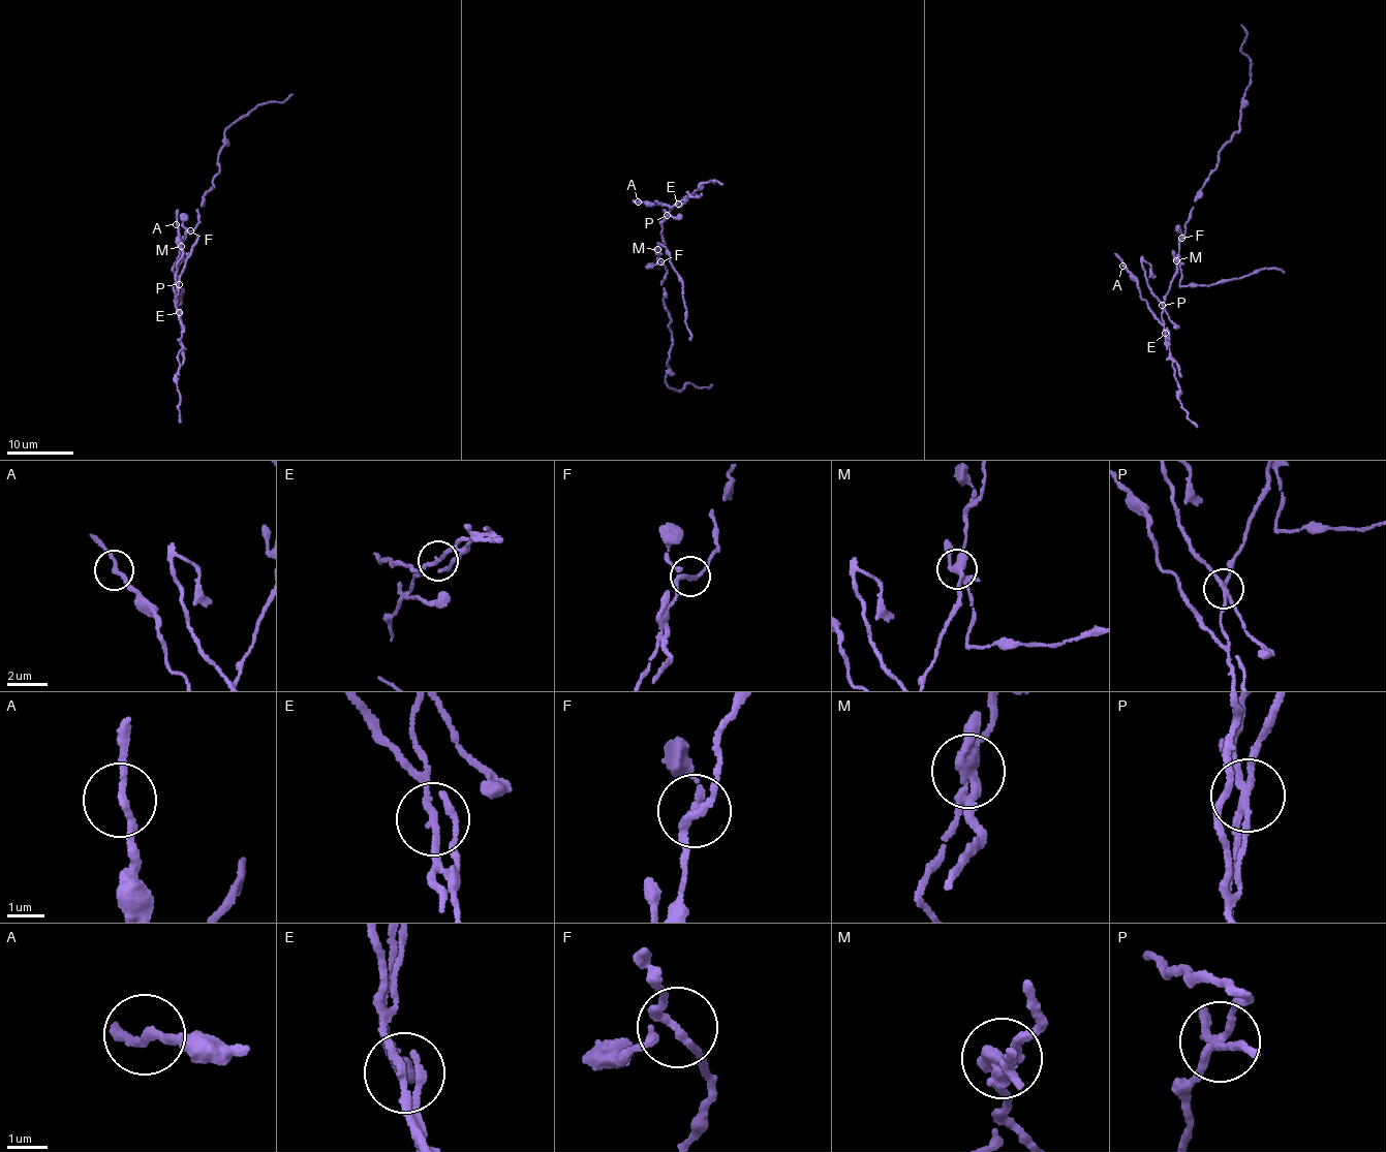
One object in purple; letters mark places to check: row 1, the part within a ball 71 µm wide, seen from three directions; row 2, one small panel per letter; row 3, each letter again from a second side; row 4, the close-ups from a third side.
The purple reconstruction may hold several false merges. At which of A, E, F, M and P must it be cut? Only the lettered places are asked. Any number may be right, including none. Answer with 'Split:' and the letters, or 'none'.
Split: E, M, P

